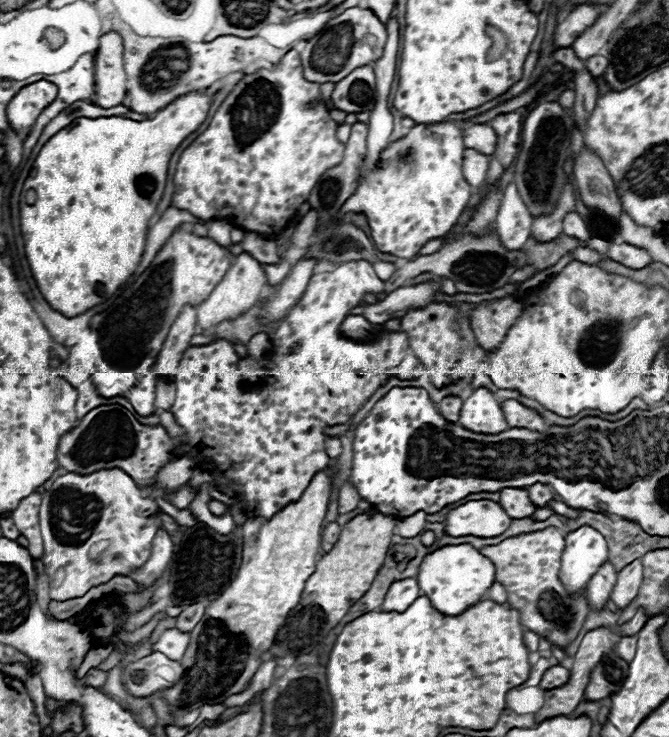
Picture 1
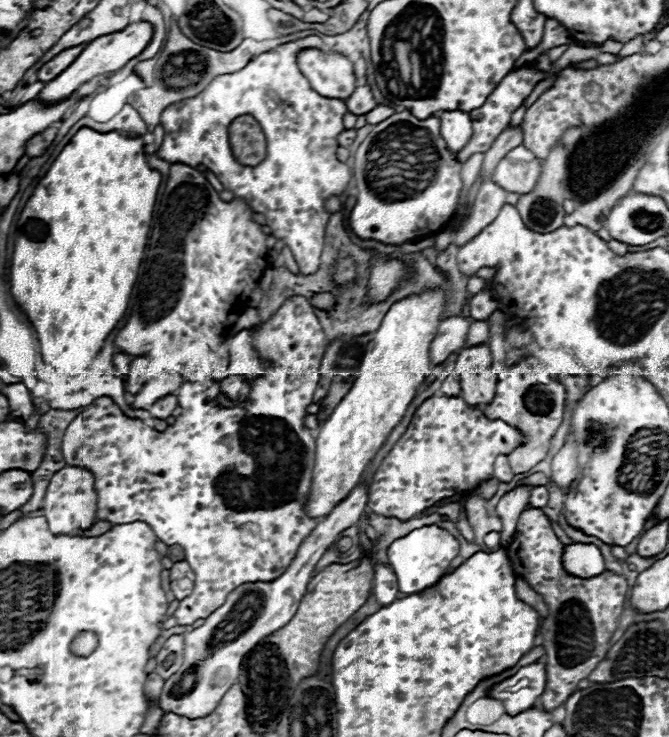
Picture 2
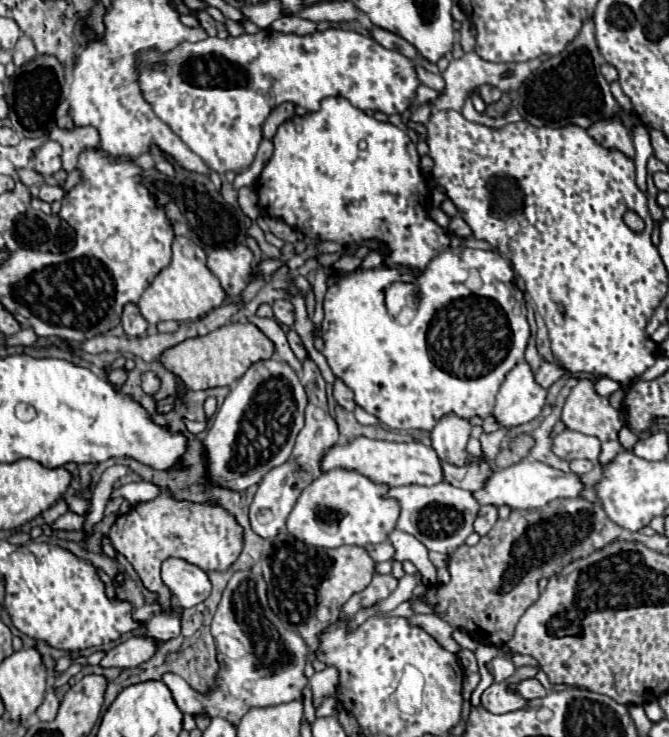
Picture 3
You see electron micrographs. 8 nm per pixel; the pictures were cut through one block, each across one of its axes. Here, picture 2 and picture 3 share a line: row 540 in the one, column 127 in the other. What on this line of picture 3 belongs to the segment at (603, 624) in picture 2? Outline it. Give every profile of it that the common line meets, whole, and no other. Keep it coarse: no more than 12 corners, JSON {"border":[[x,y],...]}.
{"border":[[166,490],[120,514],[108,538],[164,610],[178,556],[228,570],[242,526],[214,502]]}

